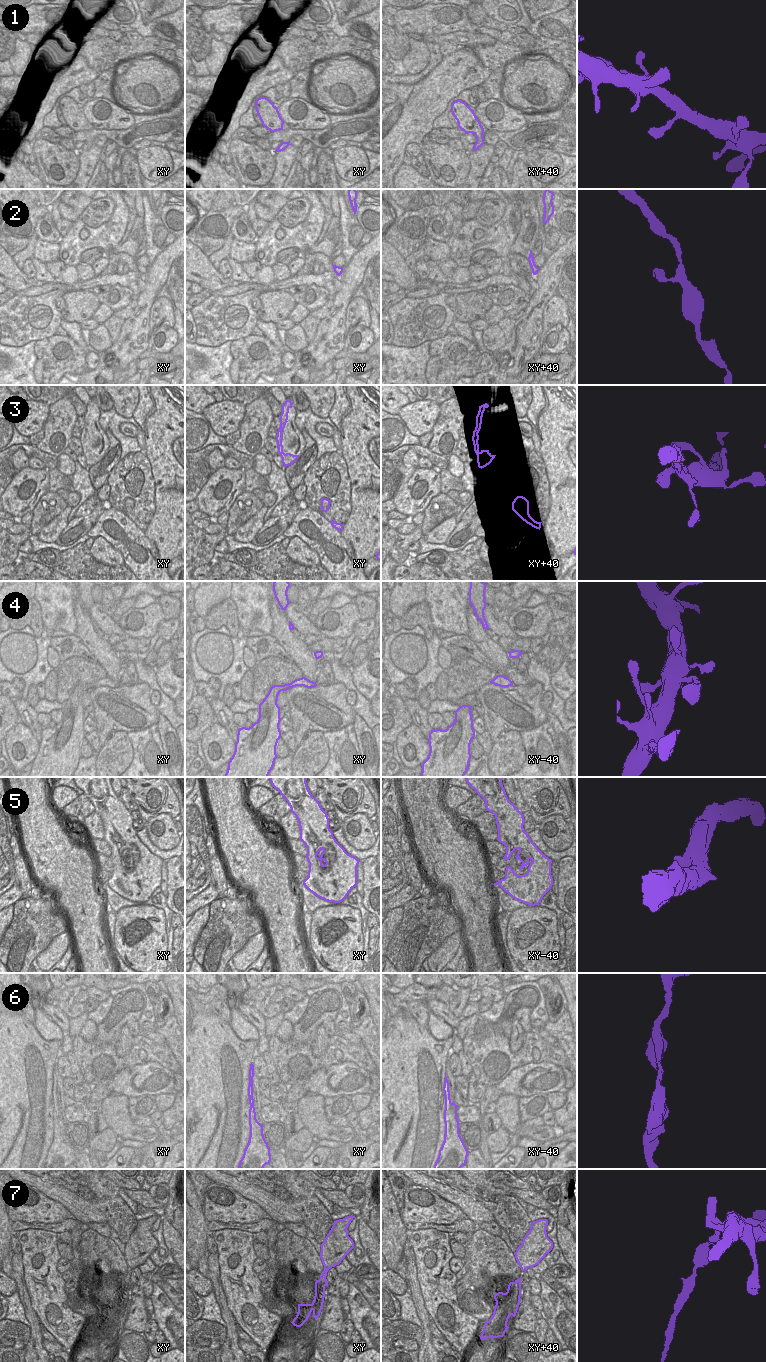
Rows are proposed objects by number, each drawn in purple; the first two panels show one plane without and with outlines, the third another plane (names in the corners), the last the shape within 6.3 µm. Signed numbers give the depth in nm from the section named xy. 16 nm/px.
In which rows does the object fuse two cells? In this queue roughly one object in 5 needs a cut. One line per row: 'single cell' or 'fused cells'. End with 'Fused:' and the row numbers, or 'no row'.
1: single cell
2: single cell
3: single cell
4: single cell
5: single cell
6: single cell
7: fused cells
Fused: 7

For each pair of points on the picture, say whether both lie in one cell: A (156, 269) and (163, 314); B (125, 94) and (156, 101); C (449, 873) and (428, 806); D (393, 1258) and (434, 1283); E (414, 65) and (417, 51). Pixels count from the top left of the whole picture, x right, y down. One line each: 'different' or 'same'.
A: different
B: same
C: same
D: different
E: same

